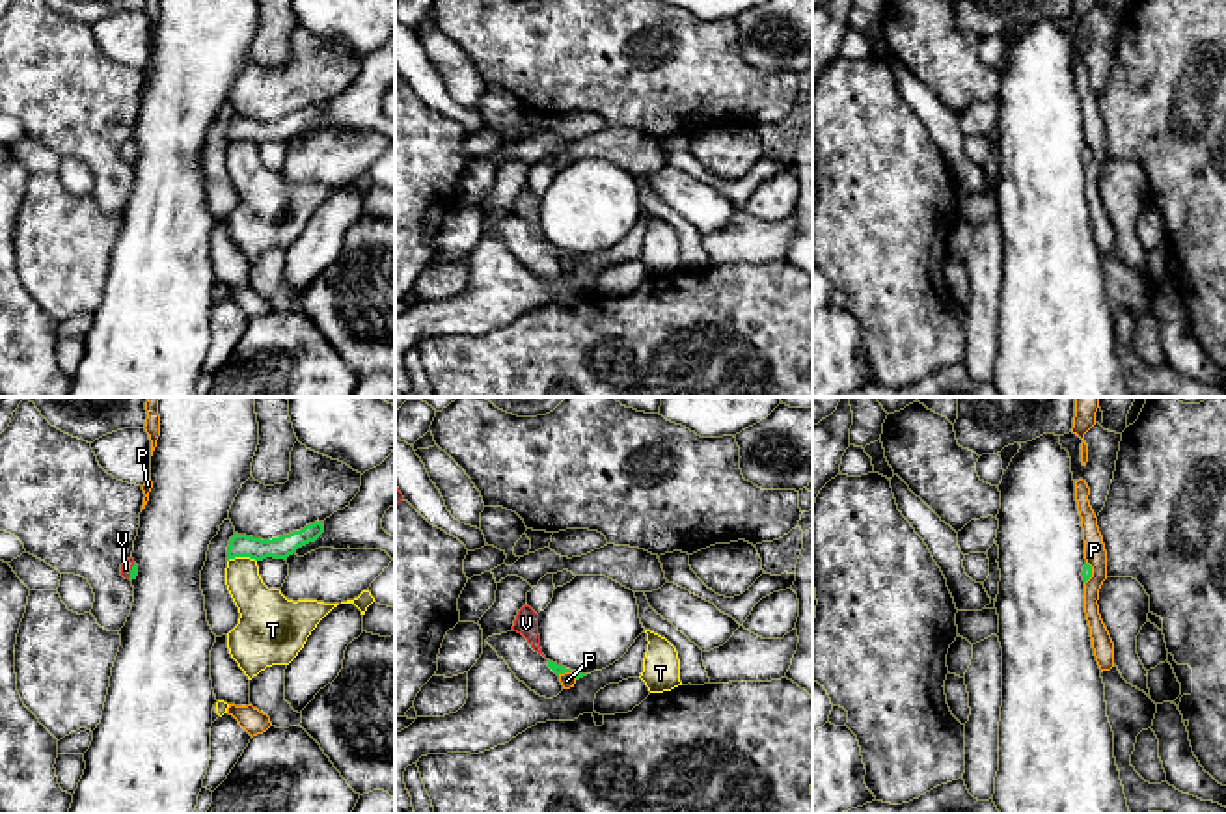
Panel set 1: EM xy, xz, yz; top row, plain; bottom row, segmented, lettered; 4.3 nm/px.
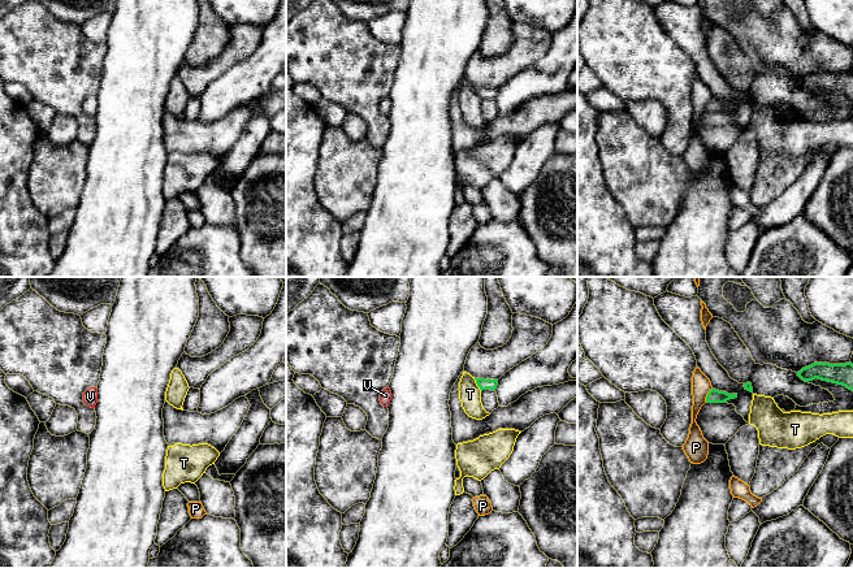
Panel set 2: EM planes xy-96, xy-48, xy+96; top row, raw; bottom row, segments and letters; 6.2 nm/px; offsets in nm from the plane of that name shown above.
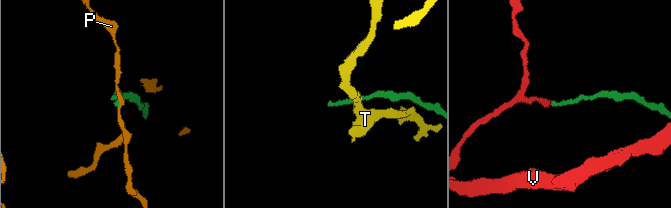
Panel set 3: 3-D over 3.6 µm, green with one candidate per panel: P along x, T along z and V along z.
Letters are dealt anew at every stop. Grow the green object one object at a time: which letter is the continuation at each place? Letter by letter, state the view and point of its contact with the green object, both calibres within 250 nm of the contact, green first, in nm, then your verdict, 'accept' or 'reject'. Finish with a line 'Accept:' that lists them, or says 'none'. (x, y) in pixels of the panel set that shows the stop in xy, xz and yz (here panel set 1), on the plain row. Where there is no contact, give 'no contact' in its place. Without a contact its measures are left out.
P: xz (567, 254) | 50/70 nm | reject
T: xy (241, 138) | 100/190 nm | reject
V: xy (131, 153) | 30/50 nm | reject
Accept: none

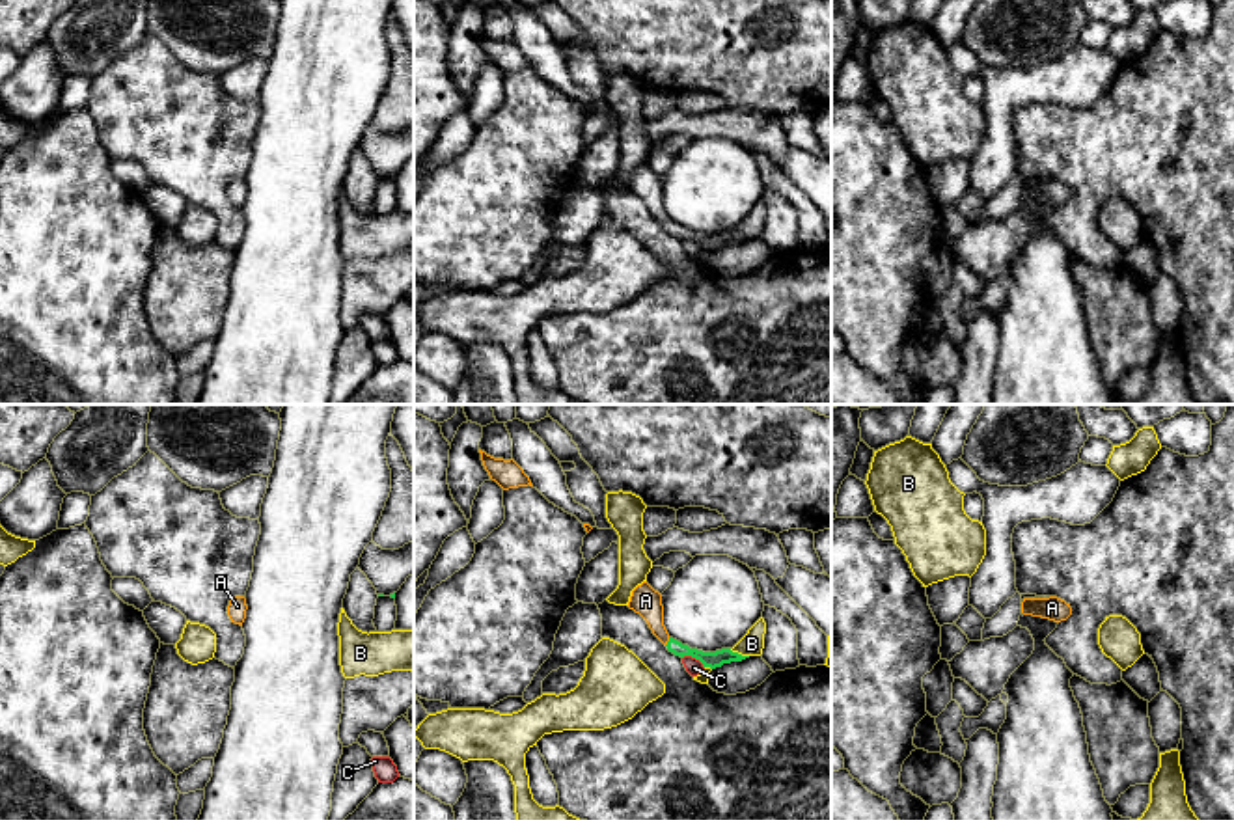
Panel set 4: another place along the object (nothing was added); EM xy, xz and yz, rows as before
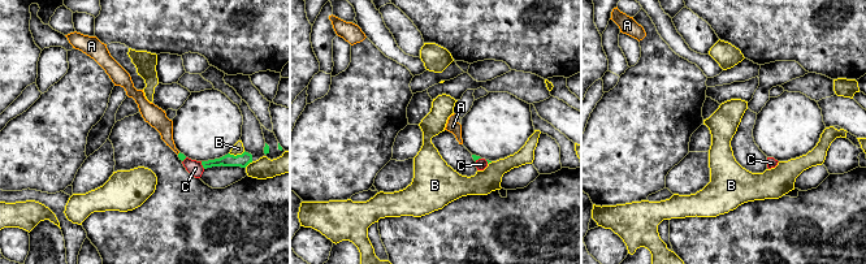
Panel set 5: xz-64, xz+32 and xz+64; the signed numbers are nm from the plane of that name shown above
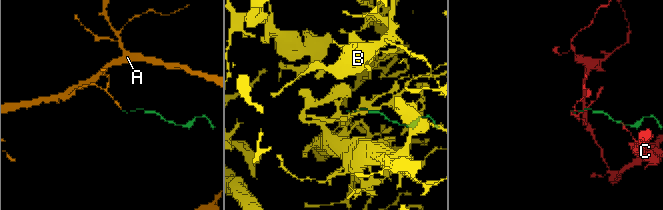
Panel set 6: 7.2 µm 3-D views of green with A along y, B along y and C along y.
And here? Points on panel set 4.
A: xz (668, 224) | 70/120 nm | reject
B: xz (737, 235) | 70/100 nm | reject
C: xz (694, 239) | 70/70 nm | reject
Accept: none

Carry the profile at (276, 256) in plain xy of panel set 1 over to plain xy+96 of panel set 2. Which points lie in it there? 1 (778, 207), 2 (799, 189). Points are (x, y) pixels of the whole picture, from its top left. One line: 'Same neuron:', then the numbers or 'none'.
Same neuron: none

